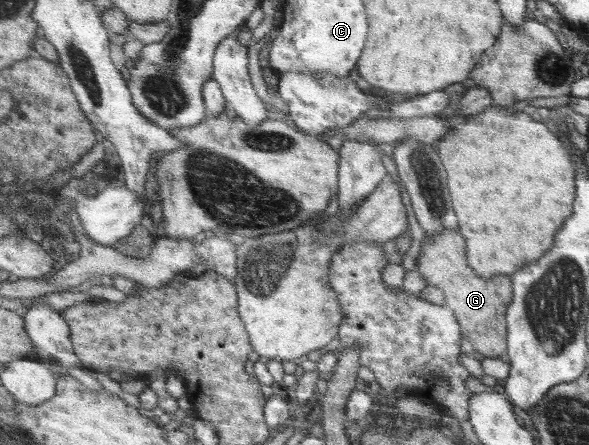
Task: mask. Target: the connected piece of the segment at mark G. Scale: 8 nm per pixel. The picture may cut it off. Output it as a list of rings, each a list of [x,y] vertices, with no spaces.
[[[443,231],[439,235],[426,238],[416,259],[418,270],[428,284],[420,294],[428,302],[445,306],[457,314],[458,322],[462,325],[464,354],[482,353],[486,358],[495,357],[509,364],[506,312],[509,311],[511,299],[514,299],[511,281],[505,275],[493,279],[478,277],[469,264],[465,245],[463,237],[453,231]]]

